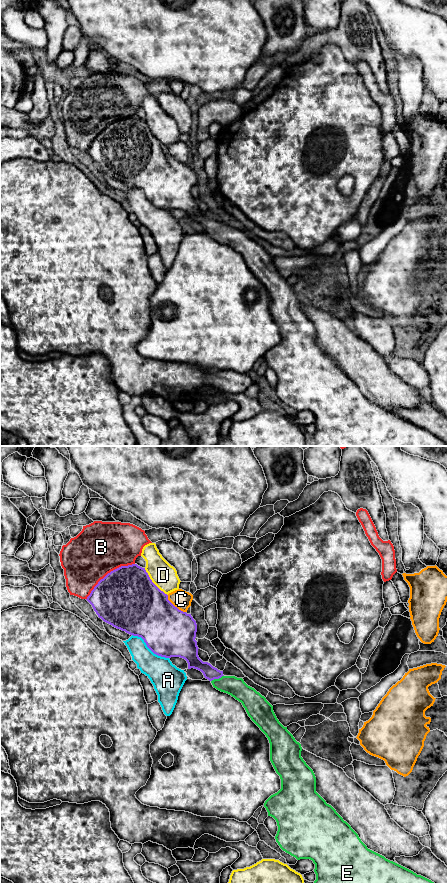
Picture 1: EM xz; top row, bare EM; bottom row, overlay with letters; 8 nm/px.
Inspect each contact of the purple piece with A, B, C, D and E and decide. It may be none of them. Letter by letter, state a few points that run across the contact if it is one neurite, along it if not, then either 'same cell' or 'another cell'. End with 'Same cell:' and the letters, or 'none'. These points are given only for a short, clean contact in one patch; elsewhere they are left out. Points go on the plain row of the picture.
A: another cell
B: another cell
C: another cell
D: another cell
E: line xz (193, 212), (205, 219), (217, 230), (222, 235), (236, 239); same cell
Same cell: E

